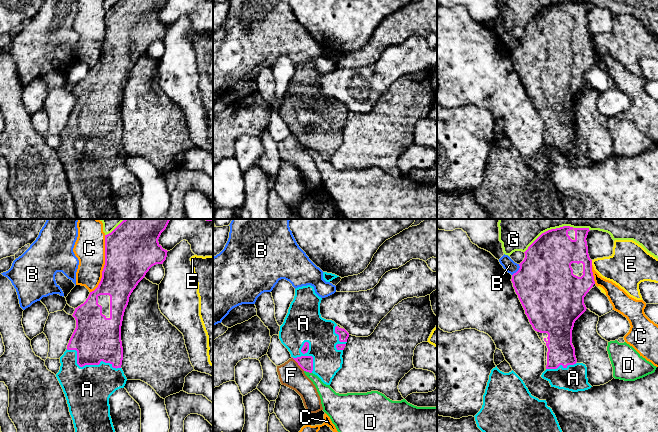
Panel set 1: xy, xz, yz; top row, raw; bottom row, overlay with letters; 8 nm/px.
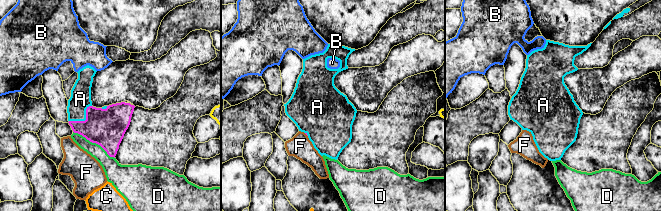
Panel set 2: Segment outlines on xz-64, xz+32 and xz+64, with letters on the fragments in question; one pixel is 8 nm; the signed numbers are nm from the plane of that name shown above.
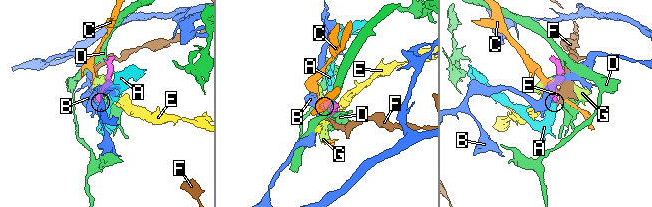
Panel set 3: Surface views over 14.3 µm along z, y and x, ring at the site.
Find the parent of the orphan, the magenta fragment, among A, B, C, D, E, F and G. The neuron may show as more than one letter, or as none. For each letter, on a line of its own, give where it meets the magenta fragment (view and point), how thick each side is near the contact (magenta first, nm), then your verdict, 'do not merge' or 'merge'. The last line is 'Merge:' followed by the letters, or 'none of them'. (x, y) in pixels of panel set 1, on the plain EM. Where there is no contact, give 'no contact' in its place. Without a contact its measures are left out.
A: xy (88, 140) | 380/380 nm | merge
B: yz (518, 46) | 480/100 nm | do not merge
C: xy (105, 40) | 420/240 nm | do not merge
D: xz (308, 147) | 110/130 nm | do not merge
E: yz (591, 38) | 240/260 nm | do not merge
F: xz (298, 140) | 110/190 nm | do not merge
G: yz (556, 4) | 360/170 nm | do not merge
Merge: A

